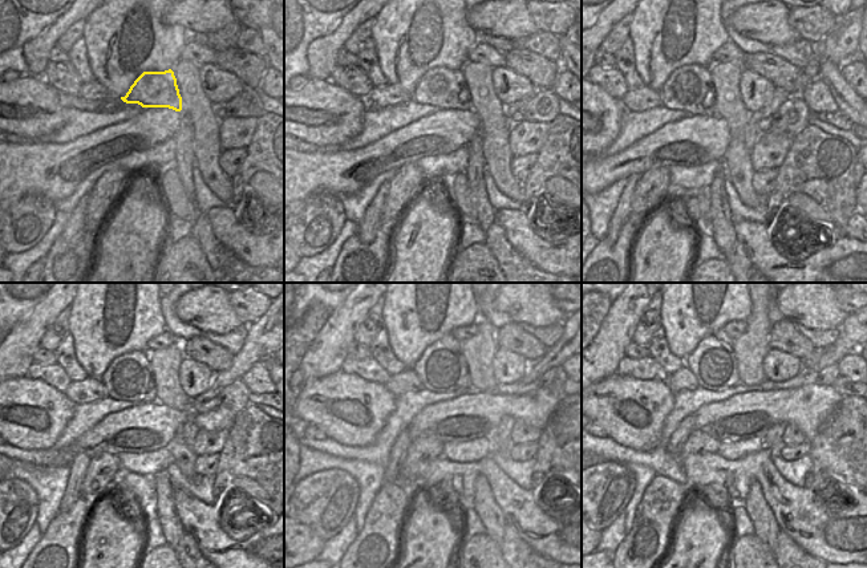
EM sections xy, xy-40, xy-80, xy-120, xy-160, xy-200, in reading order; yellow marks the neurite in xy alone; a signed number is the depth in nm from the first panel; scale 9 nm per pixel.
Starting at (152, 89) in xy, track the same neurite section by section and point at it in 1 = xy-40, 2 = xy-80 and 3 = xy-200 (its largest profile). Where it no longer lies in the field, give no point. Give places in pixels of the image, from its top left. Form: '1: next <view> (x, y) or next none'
1: next xy-40 (444, 88)
2: next xy-80 (741, 88)
3: next xy-200 (713, 364)

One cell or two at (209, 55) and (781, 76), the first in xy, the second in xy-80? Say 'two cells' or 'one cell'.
two cells

